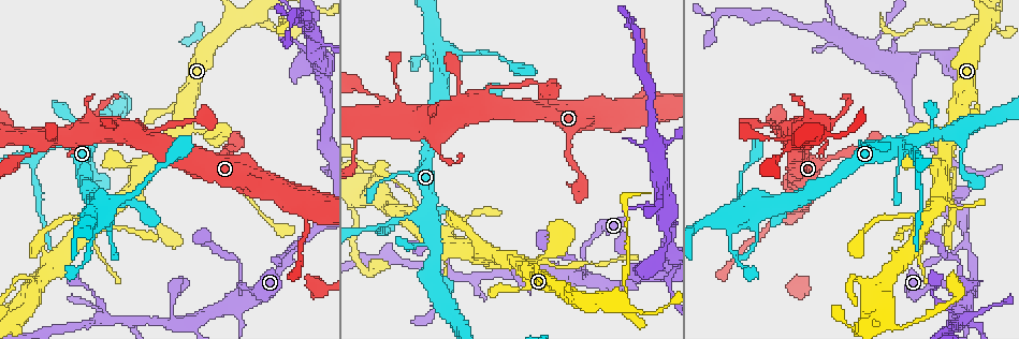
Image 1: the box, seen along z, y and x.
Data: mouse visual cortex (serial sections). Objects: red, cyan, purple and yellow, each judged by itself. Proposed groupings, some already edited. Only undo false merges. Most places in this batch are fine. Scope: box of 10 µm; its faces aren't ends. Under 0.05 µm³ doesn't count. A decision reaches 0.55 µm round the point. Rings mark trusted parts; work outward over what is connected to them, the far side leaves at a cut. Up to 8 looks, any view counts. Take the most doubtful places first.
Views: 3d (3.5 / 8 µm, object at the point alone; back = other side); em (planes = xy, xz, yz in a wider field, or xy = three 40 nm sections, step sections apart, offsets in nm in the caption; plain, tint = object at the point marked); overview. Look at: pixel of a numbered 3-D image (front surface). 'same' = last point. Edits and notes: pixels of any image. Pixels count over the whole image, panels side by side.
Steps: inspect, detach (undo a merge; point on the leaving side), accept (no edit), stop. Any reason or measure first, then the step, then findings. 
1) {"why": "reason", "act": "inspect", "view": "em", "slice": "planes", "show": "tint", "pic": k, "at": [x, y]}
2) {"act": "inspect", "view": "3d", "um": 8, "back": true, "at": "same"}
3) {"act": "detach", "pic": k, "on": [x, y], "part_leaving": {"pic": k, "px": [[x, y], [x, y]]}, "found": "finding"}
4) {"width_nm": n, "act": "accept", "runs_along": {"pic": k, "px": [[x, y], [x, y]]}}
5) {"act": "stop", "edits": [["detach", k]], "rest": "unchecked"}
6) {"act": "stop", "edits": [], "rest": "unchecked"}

{"why": "branch point", "act": "inspect", "view": "3d", "um": 3.5, "pic": 1, "at": [44, 152]}

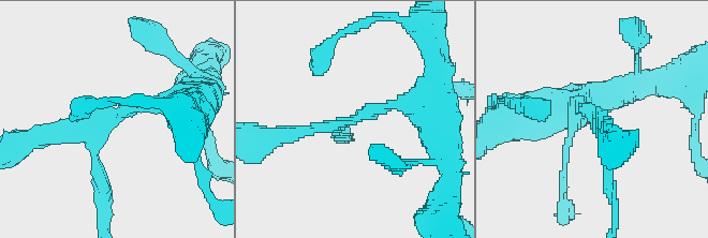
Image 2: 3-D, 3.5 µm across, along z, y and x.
{"arms": 3, "arm_widths_nm": [150, 200, 200], "act": "inspect", "view": "em", "slice": "planes", "show": "tint", "pic": 2, "at": [354, 117]}

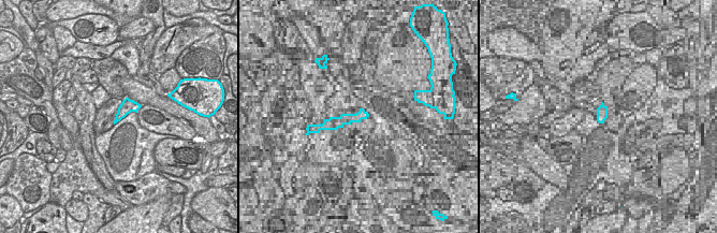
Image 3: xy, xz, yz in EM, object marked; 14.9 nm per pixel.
{"act": "accept", "runs_along": {"pic": 2, "px": [[418, 102], [288, 134]]}, "found": "all the same cell"}

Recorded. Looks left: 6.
{"why": "arms run side by side", "act": "inspect", "view": "3d", "um": 3.5, "pic": 1, "at": [395, 114]}

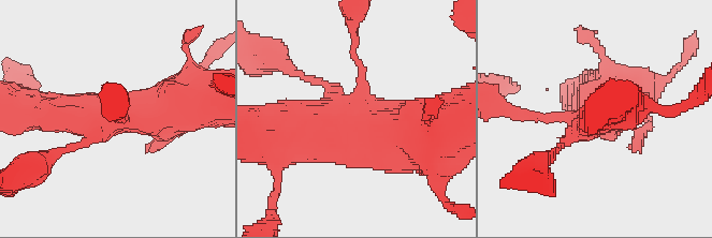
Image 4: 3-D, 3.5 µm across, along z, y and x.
{"act": "inspect", "view": "em", "slice": "xy", "step": 5, "show": "tint", "pic": 4, "at": [353, 119]}

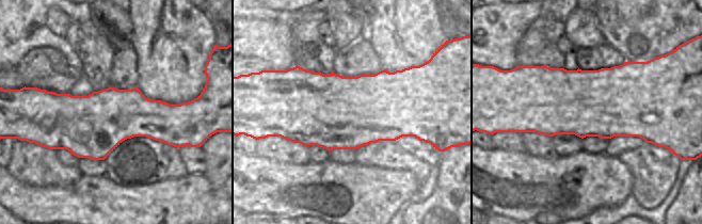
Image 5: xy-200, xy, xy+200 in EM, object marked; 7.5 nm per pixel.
{"why": "another direction", "act": "inspect", "view": "em", "slice": "xy", "step": 1, "show": "tint", "at": "same"}

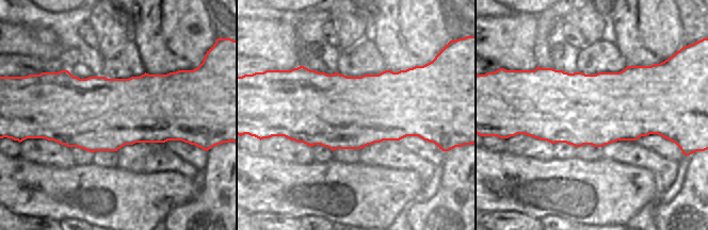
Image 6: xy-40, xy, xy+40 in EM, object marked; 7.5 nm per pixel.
{"arms": 4, "arm_widths_nm": [150, 300, 500, 700], "act": "accept", "runs_along": {"pic": 4, "px": [[194, 97], [161, 110], [46, 110]]}, "found": "one cell here"}

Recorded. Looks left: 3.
{"why": "narrows sharply", "act": "inspect", "view": "3d", "um": 3.5, "pic": 1, "at": [107, 319]}

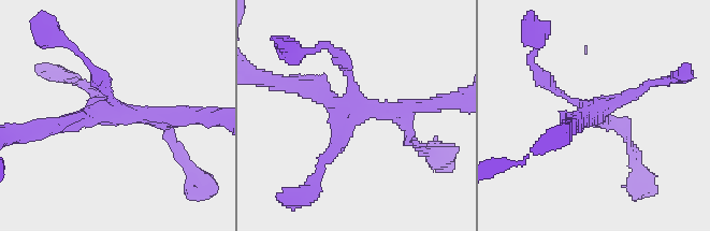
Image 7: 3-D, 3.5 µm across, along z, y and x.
{"act": "inspect", "view": "em", "slice": "planes", "show": "tint", "pic": 7, "at": [596, 110]}

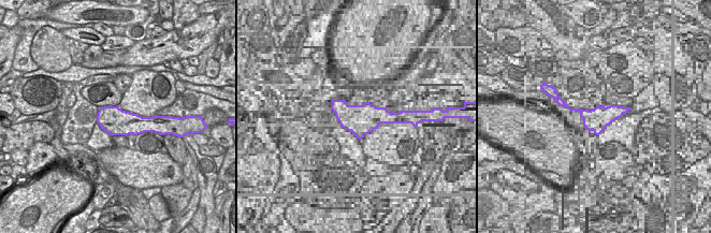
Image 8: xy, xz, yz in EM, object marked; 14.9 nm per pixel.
{"act": "accept", "runs_along": {"pic": 7, "px": [[429, 105], [344, 109], [293, 84]]}, "found": "continuous, no second cell"}

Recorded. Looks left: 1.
{"act": "stop", "edits": [], "rest": "unchecked"}

